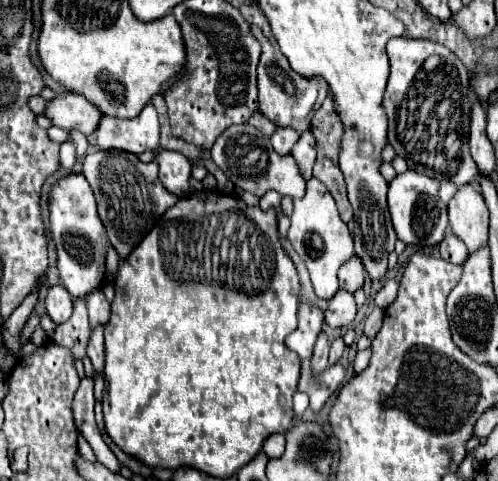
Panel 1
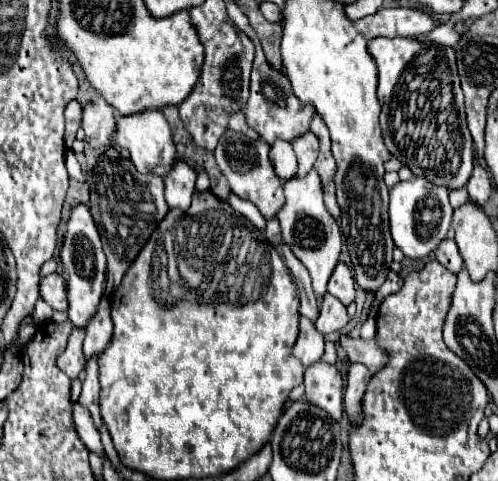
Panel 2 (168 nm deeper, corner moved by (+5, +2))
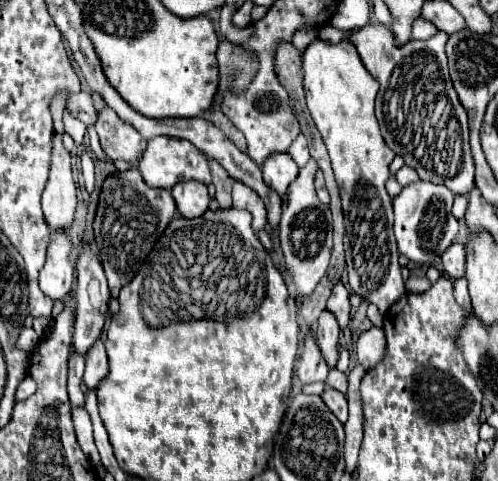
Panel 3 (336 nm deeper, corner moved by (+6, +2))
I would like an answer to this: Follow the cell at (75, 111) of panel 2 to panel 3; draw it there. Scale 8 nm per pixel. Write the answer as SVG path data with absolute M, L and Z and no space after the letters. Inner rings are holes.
M80 92L80 94L76 94L76 98L68 98L66 108L68 108L68 112L74 118L78 118L80 122L84 122L86 126L96 122L96 108L94 108L92 98L90 98L88 92Z

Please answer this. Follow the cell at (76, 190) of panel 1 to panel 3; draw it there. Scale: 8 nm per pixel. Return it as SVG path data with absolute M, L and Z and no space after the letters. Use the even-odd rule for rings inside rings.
M84 242L82 252L76 260L76 284L74 284L74 300L76 300L76 312L74 312L74 348L80 354L86 354L86 350L98 340L98 336L102 334L104 322L106 322L106 312L108 312L108 284L106 284L106 276L102 270L102 264L94 252L94 248Z

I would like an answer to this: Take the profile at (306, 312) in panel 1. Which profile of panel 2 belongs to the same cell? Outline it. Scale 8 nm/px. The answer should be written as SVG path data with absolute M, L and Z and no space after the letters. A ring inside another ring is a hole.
M301 316L299 320L299 338L293 346L293 356L307 368L321 360L323 356L323 336L317 332L315 324Z

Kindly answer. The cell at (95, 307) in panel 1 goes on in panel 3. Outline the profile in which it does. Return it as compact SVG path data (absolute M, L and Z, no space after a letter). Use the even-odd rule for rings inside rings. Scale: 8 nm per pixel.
M102 338L96 340L96 344L86 354L86 372L84 372L84 384L88 388L96 388L98 380L102 380L108 374L108 358L104 350Z

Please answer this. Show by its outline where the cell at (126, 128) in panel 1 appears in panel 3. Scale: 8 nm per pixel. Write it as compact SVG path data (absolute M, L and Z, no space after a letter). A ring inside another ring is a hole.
M172 136L150 138L144 152L142 152L142 158L136 164L136 168L142 172L144 182L154 186L154 188L170 190L176 182L186 182L186 180L198 180L204 184L210 182L210 170L208 170L206 156L188 140L172 138Z

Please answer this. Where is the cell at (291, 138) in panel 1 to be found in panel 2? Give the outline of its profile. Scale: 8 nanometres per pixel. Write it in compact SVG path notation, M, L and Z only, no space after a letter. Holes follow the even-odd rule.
M275 142L271 146L271 152L269 152L269 158L271 158L271 164L275 168L275 174L281 178L281 180L291 180L295 176L295 170L297 170L297 158L295 158L295 152L293 152L293 146L289 142Z

